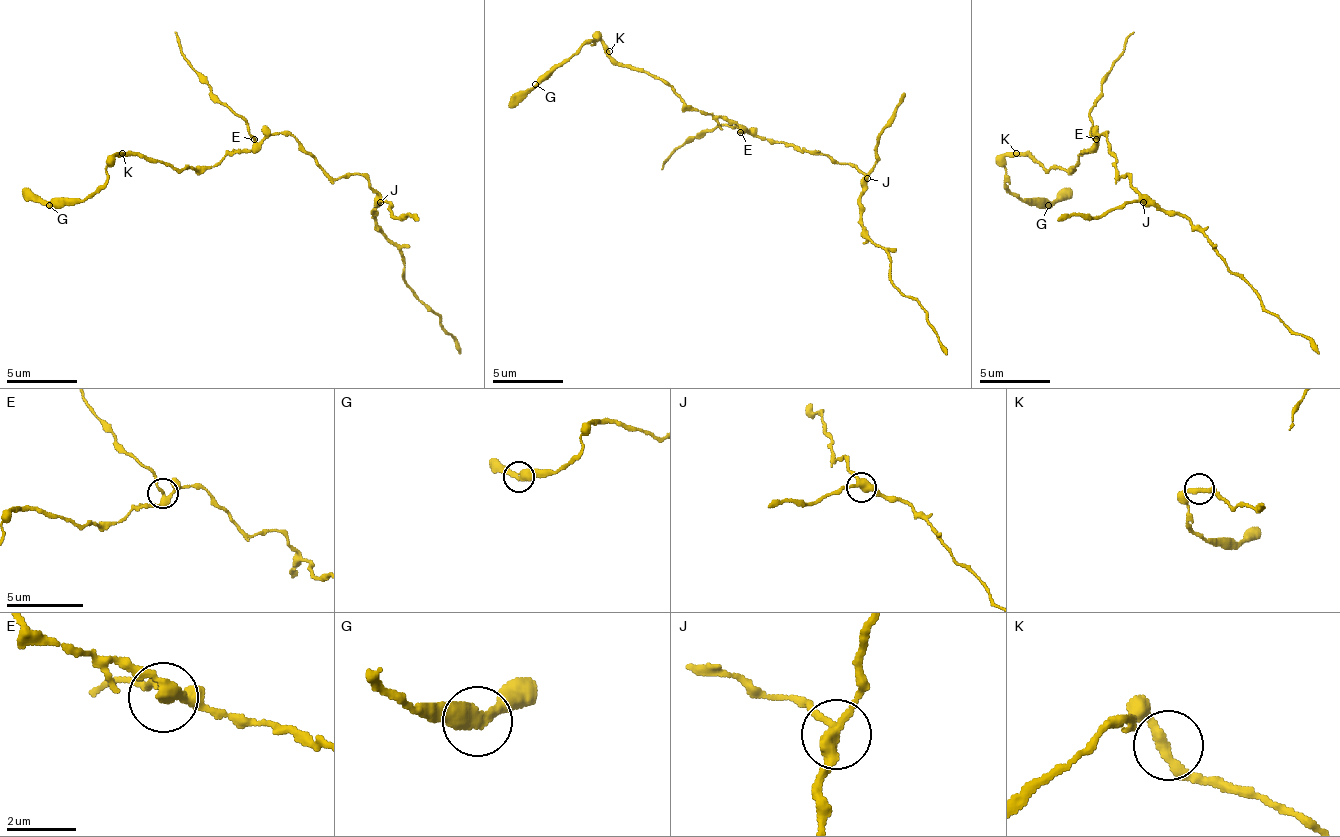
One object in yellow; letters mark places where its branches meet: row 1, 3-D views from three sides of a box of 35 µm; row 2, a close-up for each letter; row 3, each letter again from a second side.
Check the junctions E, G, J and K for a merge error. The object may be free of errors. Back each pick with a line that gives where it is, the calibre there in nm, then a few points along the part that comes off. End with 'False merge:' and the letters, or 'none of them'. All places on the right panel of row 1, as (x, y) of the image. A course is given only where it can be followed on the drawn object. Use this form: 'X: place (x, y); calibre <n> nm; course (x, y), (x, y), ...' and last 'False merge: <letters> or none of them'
E: place (1096, 139); calibre 280 nm; course (1097, 139), (1090, 128), (1090, 107), (1100, 79), (1132, 33)
False merge: E

